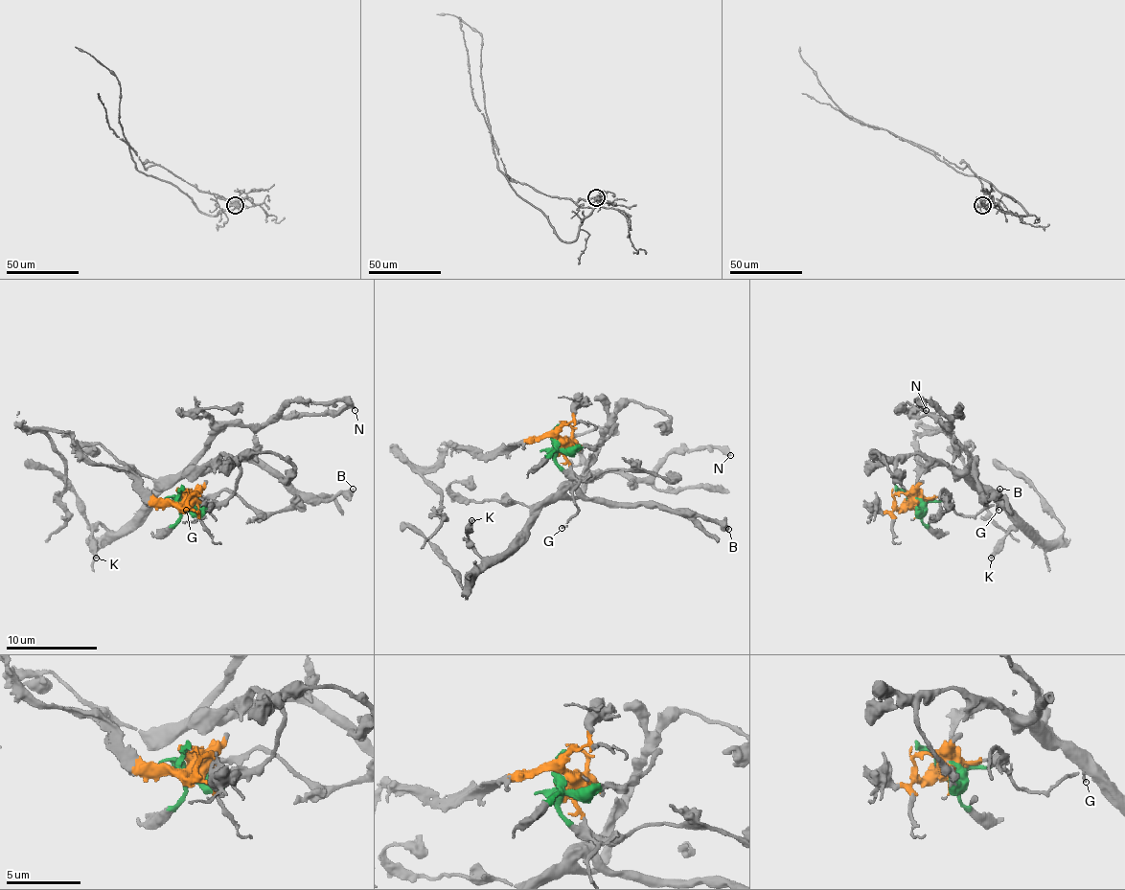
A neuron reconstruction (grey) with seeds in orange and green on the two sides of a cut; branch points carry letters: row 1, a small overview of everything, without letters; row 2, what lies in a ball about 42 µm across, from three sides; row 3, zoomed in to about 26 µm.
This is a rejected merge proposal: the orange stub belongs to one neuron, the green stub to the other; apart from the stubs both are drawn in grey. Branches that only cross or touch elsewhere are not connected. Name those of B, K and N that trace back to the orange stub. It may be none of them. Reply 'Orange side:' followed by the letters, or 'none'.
Orange side: none

